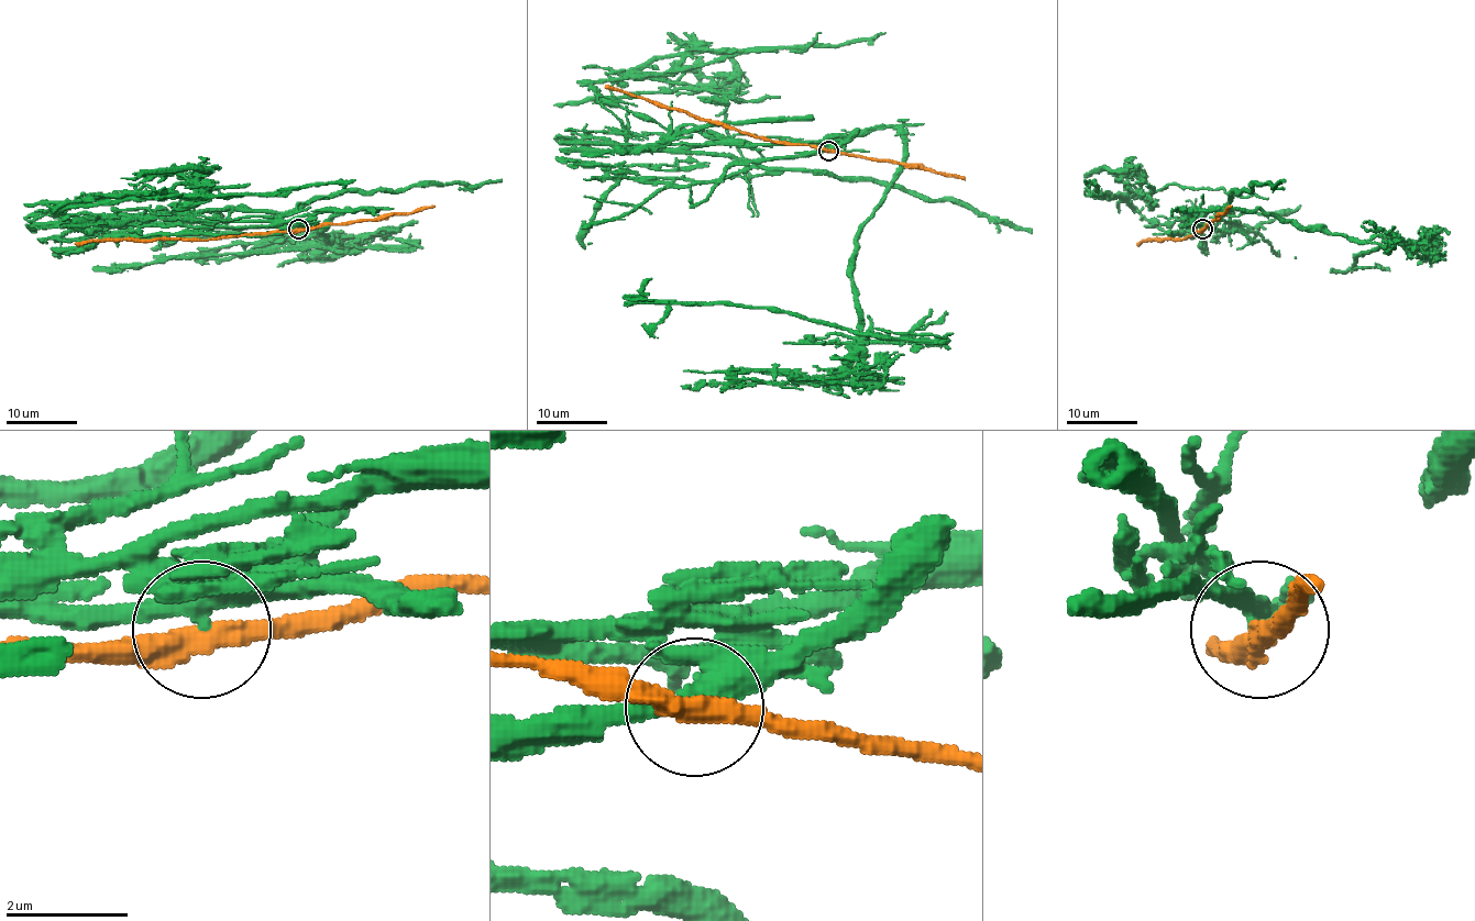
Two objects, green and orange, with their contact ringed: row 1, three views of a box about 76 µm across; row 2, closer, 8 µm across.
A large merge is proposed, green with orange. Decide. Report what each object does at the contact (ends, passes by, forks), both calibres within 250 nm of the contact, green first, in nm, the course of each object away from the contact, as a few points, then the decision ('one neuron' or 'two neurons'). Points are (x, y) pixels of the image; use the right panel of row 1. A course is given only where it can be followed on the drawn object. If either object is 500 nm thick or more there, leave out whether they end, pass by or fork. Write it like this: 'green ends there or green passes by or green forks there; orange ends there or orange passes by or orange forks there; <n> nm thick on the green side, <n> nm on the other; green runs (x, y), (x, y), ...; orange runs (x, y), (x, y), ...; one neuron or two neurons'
green passes by; orange passes by; 280 nm thick on the green side, 360 nm on the other; green runs (1201, 229), (1178, 210), (1272, 211), (1358, 240), (1395, 236), (1347, 268); orange runs (1201, 229), (1180, 240), (1143, 240), (1138, 243); two neurons

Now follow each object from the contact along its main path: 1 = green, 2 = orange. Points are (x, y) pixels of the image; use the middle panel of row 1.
1: (829, 150), (892, 126), (904, 144), (852, 272), (861, 333), (887, 343), (786, 312), (623, 296)
2: (829, 150), (759, 140), (604, 87)

